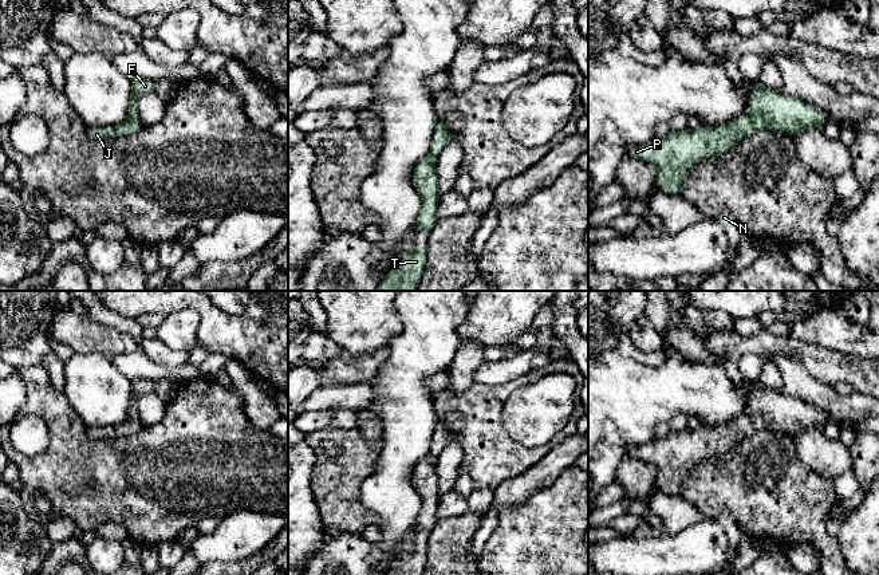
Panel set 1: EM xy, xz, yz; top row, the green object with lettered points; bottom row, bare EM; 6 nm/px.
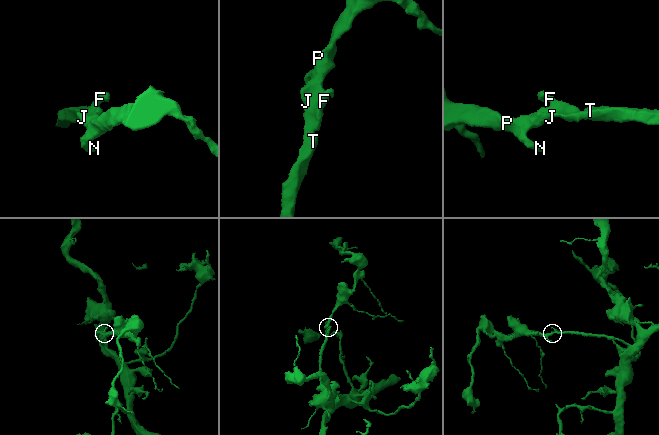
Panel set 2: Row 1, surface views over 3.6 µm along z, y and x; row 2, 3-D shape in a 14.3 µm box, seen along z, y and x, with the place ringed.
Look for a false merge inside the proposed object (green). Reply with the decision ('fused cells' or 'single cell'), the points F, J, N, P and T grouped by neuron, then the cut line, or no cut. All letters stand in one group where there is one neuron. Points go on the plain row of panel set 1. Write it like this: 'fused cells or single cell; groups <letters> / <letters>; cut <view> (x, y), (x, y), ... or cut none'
single cell; groups F J N P T; cut none

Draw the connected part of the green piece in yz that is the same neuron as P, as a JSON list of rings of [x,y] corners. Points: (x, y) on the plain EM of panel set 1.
[[[754,382],[749,410],[728,425],[671,430],[665,438],[627,448],[626,456],[651,464],[655,468],[655,487],[675,496],[695,465],[724,454],[754,432],[769,430],[796,437],[803,430],[819,429],[828,421],[827,414],[800,398],[772,391]]]

